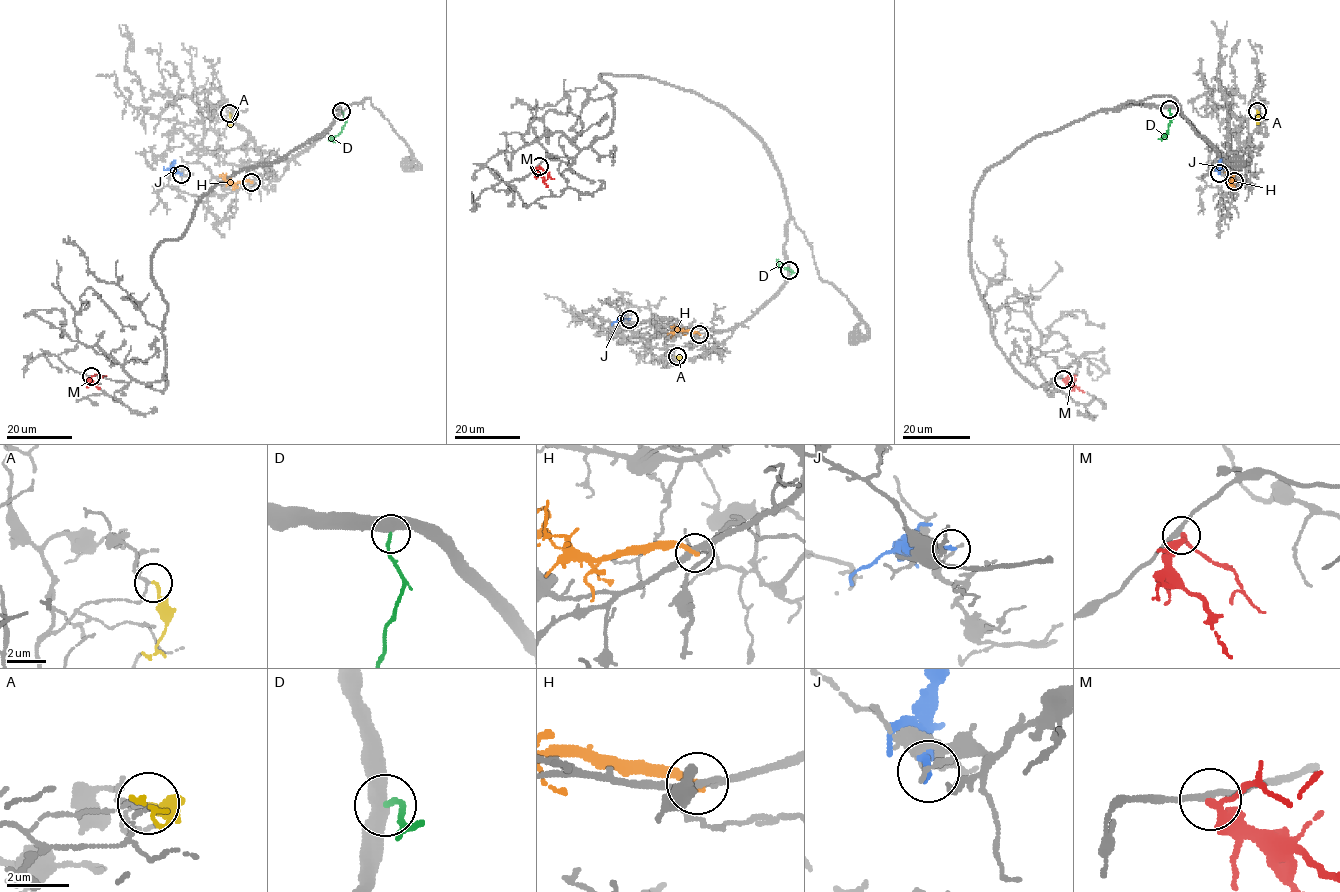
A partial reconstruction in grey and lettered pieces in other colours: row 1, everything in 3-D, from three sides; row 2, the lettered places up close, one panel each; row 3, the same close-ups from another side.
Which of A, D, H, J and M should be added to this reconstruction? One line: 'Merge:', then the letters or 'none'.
Merge: A

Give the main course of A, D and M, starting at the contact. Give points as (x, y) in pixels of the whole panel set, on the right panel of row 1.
A: (1257, 110), (1260, 121), (1256, 123)
D: (1169, 109), (1172, 117), (1167, 133), (1158, 138)
M: (1063, 379), (1084, 392)

